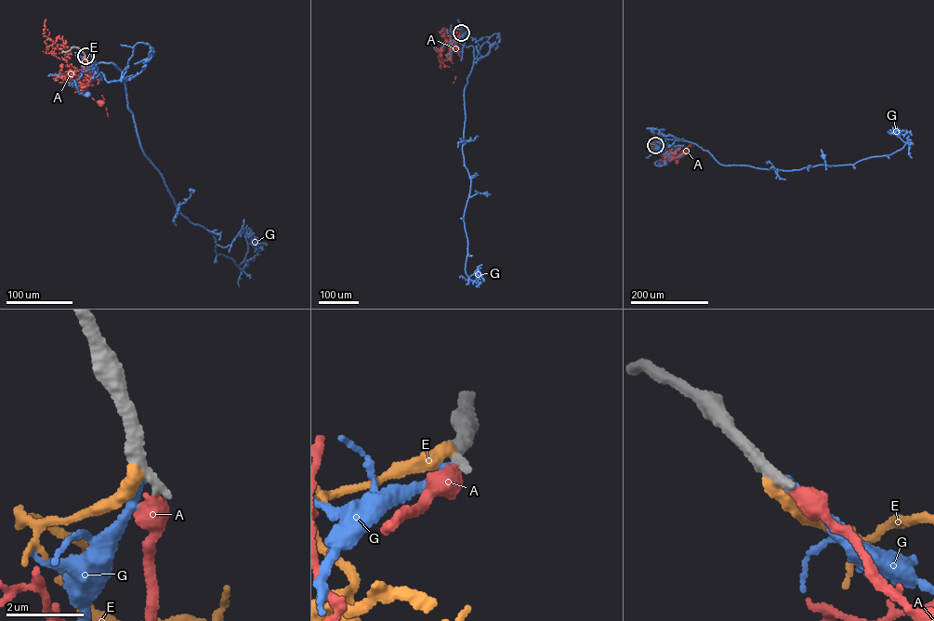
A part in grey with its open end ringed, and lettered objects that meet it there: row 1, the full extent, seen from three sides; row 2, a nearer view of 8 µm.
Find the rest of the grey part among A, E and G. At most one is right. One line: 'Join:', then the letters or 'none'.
Join: none

